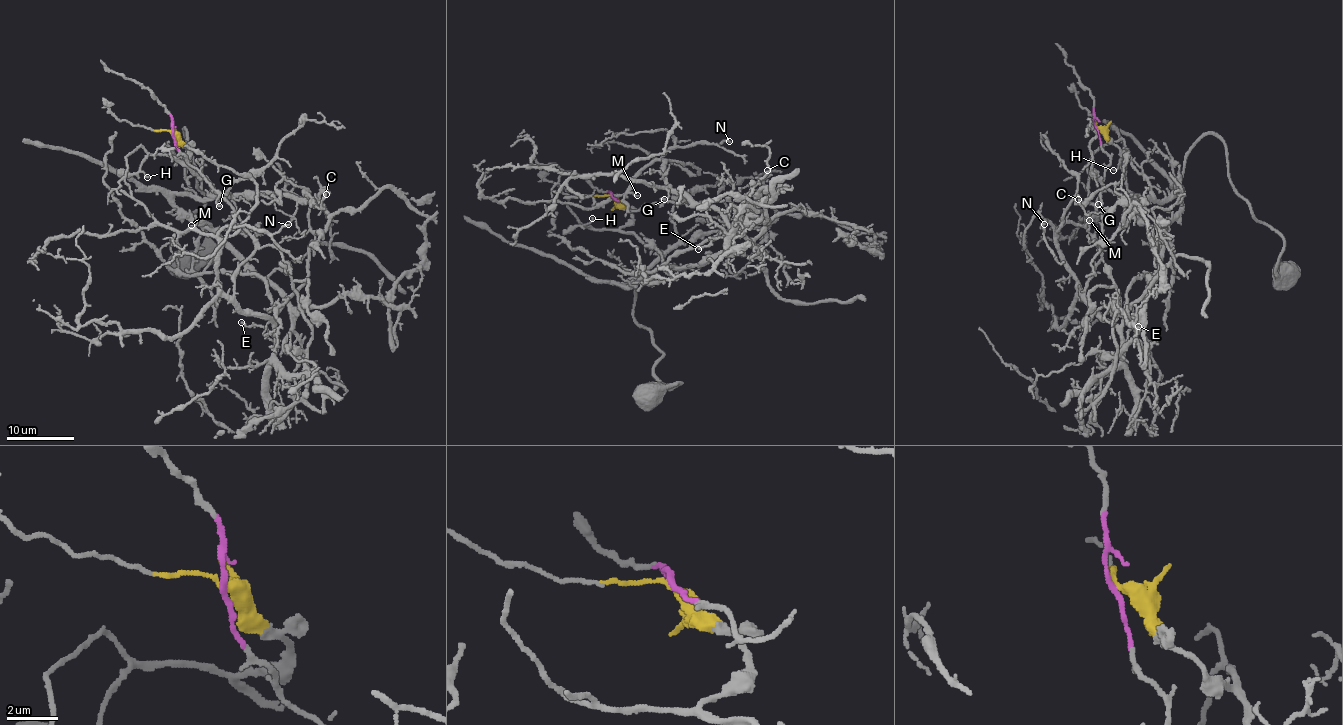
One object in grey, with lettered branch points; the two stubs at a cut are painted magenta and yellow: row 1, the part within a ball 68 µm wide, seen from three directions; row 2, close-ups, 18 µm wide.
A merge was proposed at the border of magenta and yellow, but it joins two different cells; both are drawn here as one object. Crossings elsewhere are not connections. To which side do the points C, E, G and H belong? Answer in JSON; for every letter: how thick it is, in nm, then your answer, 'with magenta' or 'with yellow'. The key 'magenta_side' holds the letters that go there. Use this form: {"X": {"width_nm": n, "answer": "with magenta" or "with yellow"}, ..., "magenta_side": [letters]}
{"C": {"width_nm": 170, "answer": "with yellow"}, "E": {"width_nm": 150, "answer": "with magenta"}, "G": {"width_nm": 130, "answer": "with magenta"}, "H": {"width_nm": 110, "answer": "with yellow"}, "magenta_side": ["E", "G"]}

